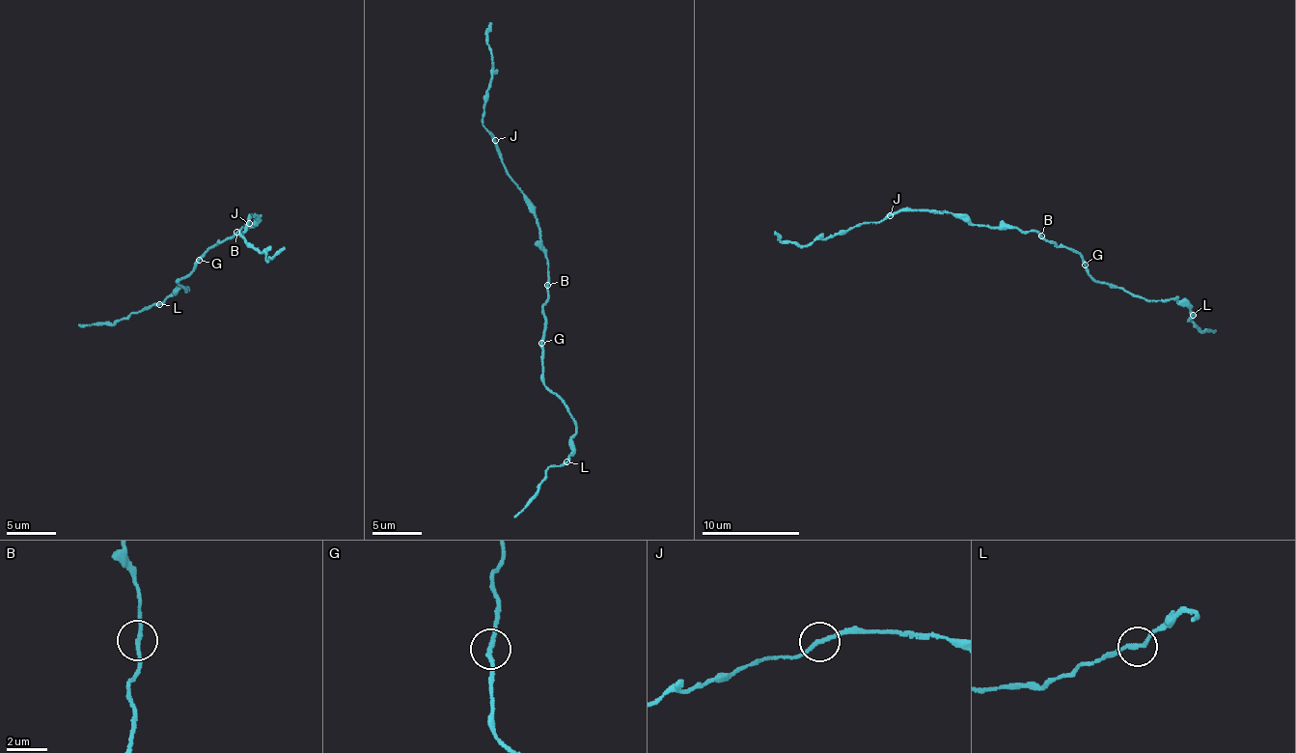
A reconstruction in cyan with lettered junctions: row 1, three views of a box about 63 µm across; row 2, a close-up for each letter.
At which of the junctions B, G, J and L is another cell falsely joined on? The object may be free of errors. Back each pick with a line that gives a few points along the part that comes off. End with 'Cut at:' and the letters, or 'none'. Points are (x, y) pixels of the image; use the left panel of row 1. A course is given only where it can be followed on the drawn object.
Cut at: none

